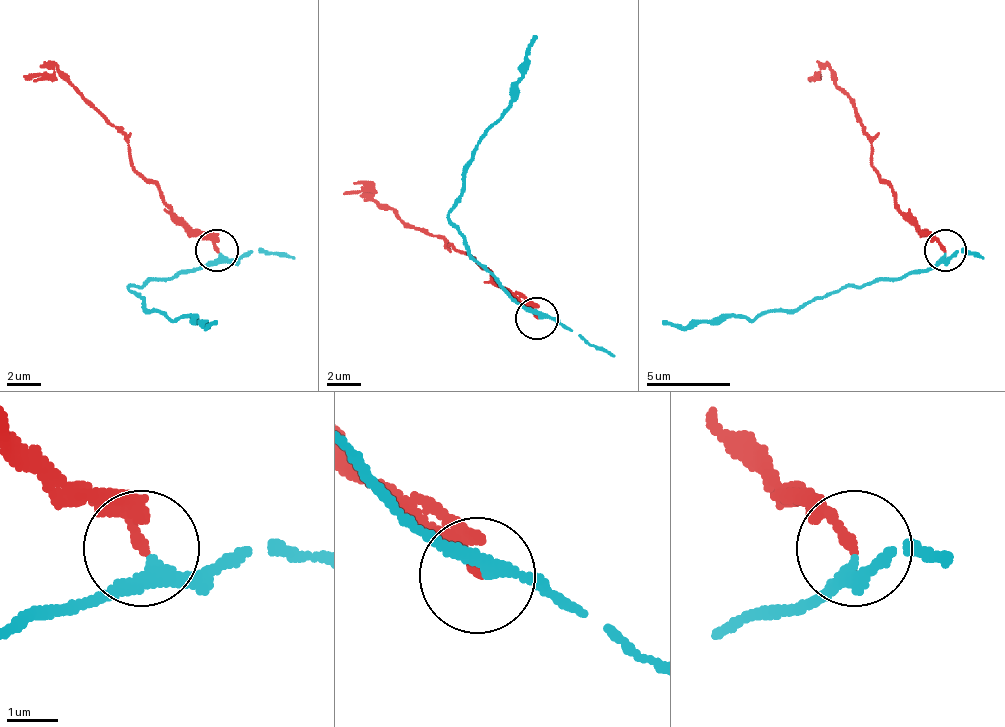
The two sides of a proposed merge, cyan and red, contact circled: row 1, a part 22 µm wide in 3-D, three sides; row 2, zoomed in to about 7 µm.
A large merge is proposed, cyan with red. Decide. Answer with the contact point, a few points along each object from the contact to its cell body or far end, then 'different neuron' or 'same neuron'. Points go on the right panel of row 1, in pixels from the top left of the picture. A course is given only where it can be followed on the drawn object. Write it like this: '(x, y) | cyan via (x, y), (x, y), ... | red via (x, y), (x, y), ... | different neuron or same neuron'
(945, 250) | cyan via (944, 253), (923, 270), (843, 287), (767, 312), (670, 325), (661, 321) | red via (944, 249), (897, 207), (897, 194), (872, 169), (872, 140), (838, 81), (826, 68), (821, 76) | different neuron

